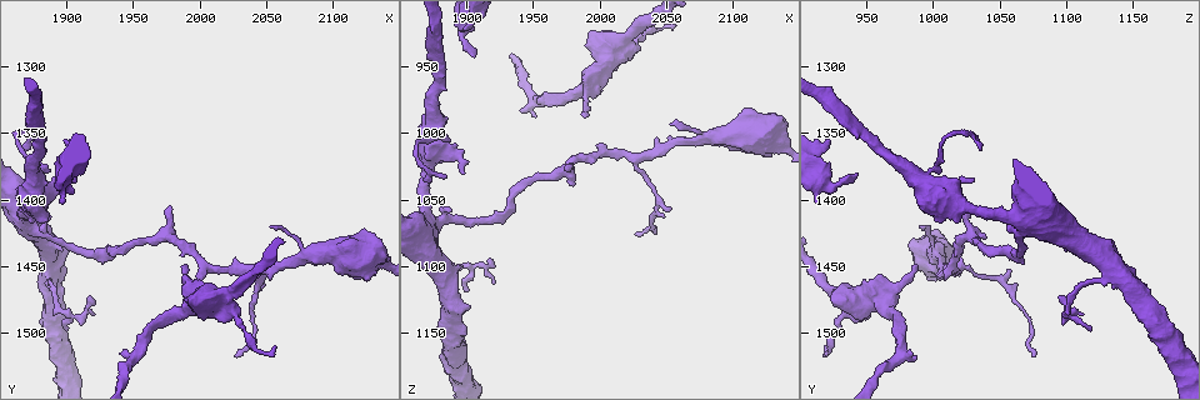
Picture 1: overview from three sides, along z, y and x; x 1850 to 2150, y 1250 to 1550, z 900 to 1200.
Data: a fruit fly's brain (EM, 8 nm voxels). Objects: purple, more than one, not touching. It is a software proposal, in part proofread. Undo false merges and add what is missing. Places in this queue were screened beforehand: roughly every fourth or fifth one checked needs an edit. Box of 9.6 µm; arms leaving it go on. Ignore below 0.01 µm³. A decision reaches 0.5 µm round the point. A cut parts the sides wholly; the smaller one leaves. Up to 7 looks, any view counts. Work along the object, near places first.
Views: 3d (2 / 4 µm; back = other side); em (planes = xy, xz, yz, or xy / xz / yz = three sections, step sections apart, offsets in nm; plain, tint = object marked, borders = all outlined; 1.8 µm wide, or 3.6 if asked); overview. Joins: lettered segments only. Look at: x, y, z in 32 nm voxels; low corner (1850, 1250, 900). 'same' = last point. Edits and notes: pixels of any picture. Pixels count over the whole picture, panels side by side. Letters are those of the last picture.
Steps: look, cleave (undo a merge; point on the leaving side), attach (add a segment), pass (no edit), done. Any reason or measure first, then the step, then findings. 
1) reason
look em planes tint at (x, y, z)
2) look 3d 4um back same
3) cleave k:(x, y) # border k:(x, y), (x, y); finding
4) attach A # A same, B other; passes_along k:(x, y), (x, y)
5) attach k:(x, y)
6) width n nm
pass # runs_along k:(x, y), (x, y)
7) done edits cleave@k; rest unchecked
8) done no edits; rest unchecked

an open end
look em planes borders at (1988, 1448, 986)

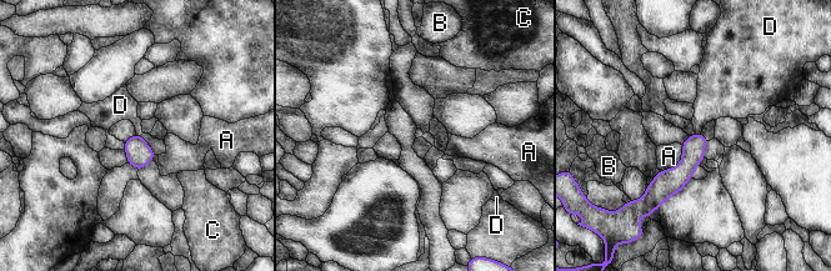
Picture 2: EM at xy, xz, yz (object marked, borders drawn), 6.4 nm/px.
pass # A other, B other, C other, D other; border 2:(135, 134), (140, 135); none of them fits

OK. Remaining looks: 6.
branch stops here
look 3d 4um at (1940, 1514, 986)

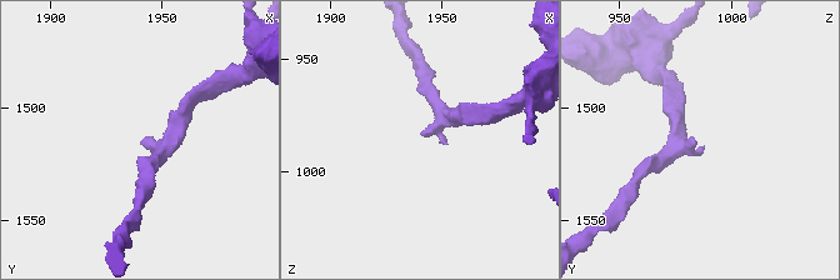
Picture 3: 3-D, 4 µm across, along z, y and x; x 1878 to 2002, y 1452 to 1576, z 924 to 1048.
arm_widths 220, 260 nm
look em planes borders at (1942, 1515, 985)

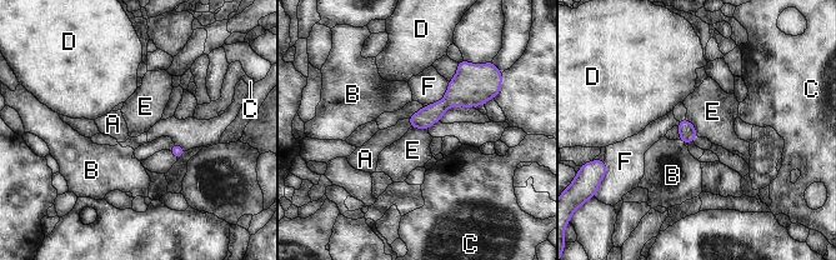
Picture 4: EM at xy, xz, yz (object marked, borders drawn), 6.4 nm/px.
longest_contact F 240 nm
attach A # A same, B other, C other, D other, E other, F other; passes_along 4:(430, 114), (409, 121), (383, 139); the cell continues

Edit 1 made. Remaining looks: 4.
look overview

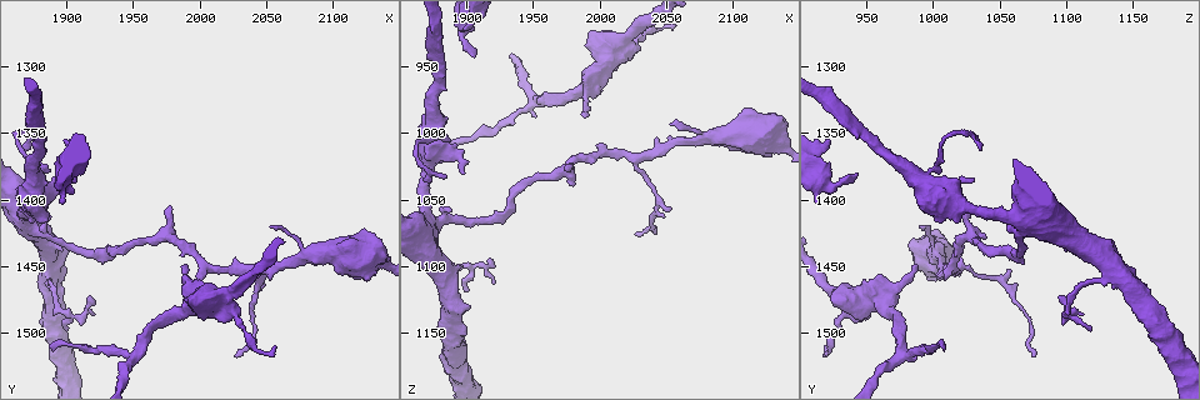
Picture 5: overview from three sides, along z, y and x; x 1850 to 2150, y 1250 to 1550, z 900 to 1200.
thick turns thin
look 3d 4um at (2106, 1440, 1002)

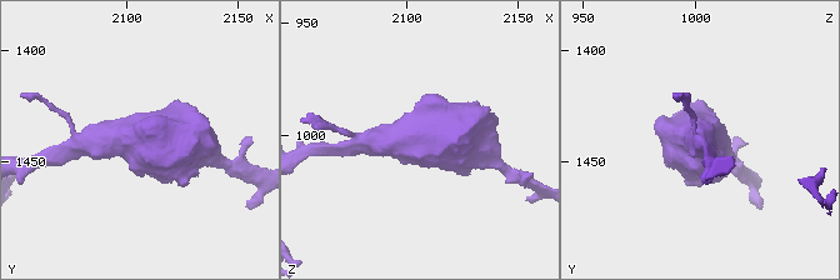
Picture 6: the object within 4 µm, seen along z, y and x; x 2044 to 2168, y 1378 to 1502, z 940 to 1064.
look em 3.6um planes tint at (2106, 1442, 1002)

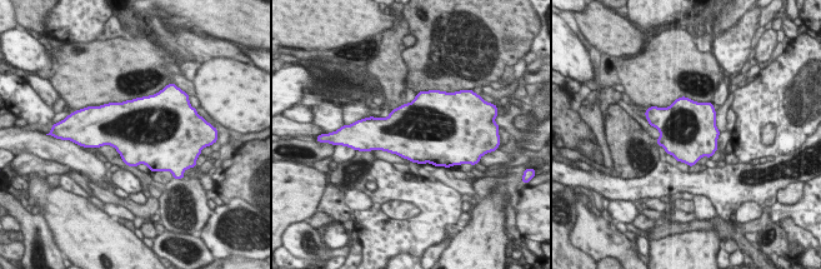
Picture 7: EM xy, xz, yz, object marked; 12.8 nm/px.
what lies round it
look em 3.6um planes borders same

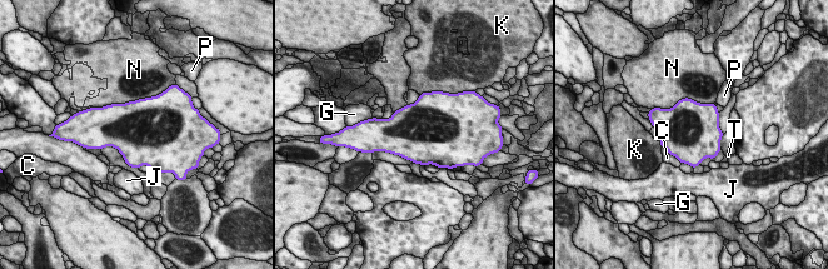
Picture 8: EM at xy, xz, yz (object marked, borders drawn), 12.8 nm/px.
width 750 nm
pass # C other, G other, J other, K other, N other, P other, T other; all the same cell

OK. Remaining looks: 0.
done edits attach@4; rest unchecked

